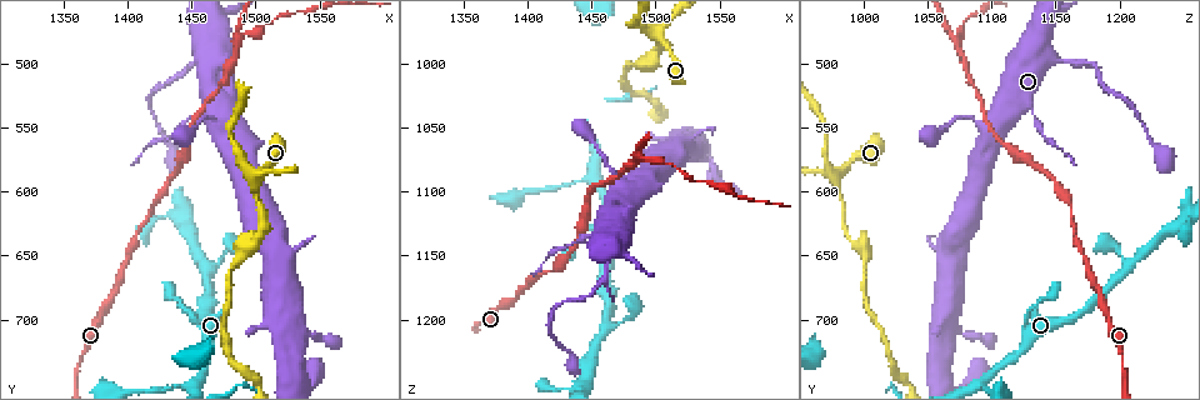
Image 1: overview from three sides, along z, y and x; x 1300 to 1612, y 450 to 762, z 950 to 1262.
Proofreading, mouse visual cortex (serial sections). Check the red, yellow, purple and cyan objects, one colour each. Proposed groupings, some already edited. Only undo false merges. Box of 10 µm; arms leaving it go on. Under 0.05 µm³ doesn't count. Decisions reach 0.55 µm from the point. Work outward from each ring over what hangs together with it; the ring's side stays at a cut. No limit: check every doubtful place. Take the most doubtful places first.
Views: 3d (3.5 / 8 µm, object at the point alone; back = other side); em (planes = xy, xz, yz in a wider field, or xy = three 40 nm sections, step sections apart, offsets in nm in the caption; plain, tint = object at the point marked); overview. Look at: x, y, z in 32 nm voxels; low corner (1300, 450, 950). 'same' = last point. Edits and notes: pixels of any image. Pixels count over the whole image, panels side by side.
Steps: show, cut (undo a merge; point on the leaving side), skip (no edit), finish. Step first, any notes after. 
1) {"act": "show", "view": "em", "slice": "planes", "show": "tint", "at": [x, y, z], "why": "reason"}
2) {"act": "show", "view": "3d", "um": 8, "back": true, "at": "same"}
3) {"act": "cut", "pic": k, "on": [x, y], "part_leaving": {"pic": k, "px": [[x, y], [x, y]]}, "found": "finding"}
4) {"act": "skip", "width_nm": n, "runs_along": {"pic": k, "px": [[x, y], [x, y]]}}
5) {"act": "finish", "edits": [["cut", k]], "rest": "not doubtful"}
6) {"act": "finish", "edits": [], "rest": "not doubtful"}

{"act": "show", "view": "3d", "um": 3.5, "at": [1464, 498, 1158], "why": "thick turns thin"}

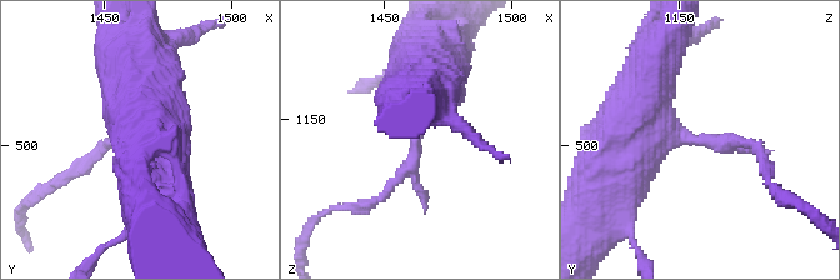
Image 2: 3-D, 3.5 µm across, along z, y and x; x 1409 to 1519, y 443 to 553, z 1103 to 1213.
{"act": "skip", "runs_along": {"pic": 2, "px": [[424, 63], [416, 156], [381, 198]]}, "found": "all the same cell"}

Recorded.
{"act": "show", "view": "3d", "um": 3.5, "at": [1502, 588, 978]}

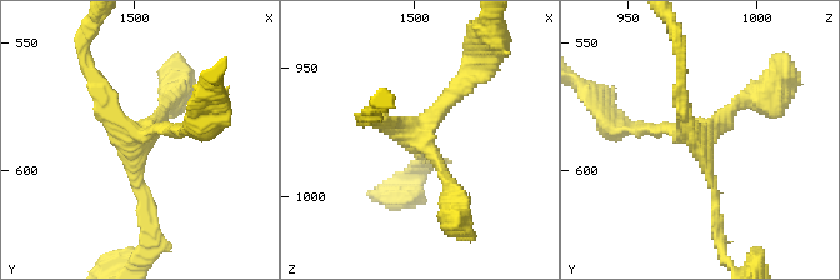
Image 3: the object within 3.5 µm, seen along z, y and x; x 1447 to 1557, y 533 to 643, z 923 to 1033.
{"act": "show", "view": "em", "slice": "xy", "step": 1, "show": "tint", "at": [1504, 587, 979], "arms": 4, "arm_widths_nm": [150, 200, 200, 200], "why": "now the EM"}

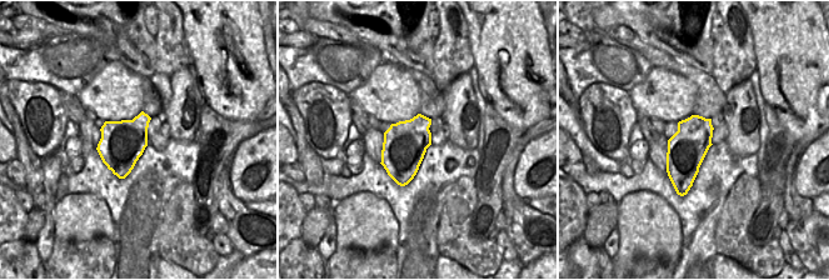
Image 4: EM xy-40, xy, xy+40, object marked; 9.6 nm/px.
{"act": "skip", "runs_along": {"pic": 3, "px": [[764, 95], [703, 138], [716, 218]]}, "found": "one cell here"}

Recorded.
{"act": "show", "view": "em", "slice": "xy", "step": 3, "show": "tint", "at": [1488, 482, 1074], "why": "arms part here"}

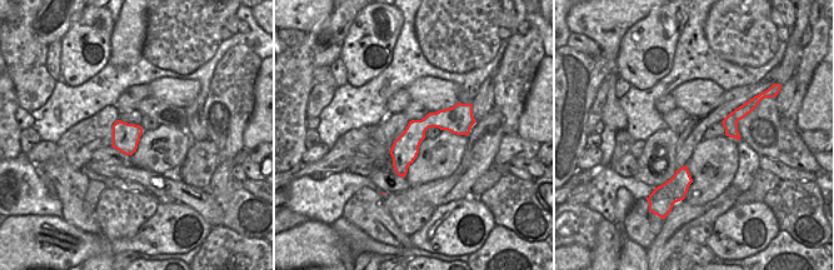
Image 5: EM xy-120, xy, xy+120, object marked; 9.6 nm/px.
{"act": "show", "view": "3d", "um": 3.5, "at": "same"}

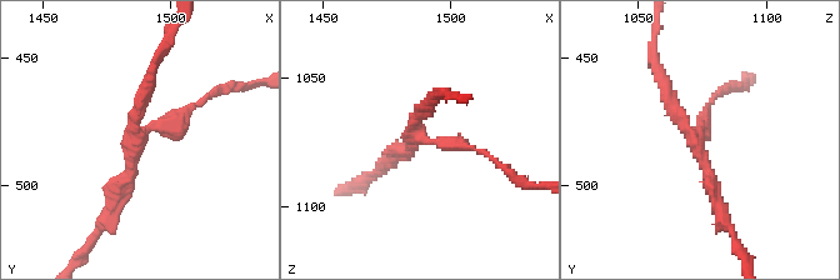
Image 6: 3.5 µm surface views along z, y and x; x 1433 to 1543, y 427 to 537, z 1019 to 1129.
{"act": "skip", "arm_widths_nm": [150, 200, 200], "found": "continuous, no second cell"}

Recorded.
{"act": "finish", "edits": [], "rest": "not doubtful"}

